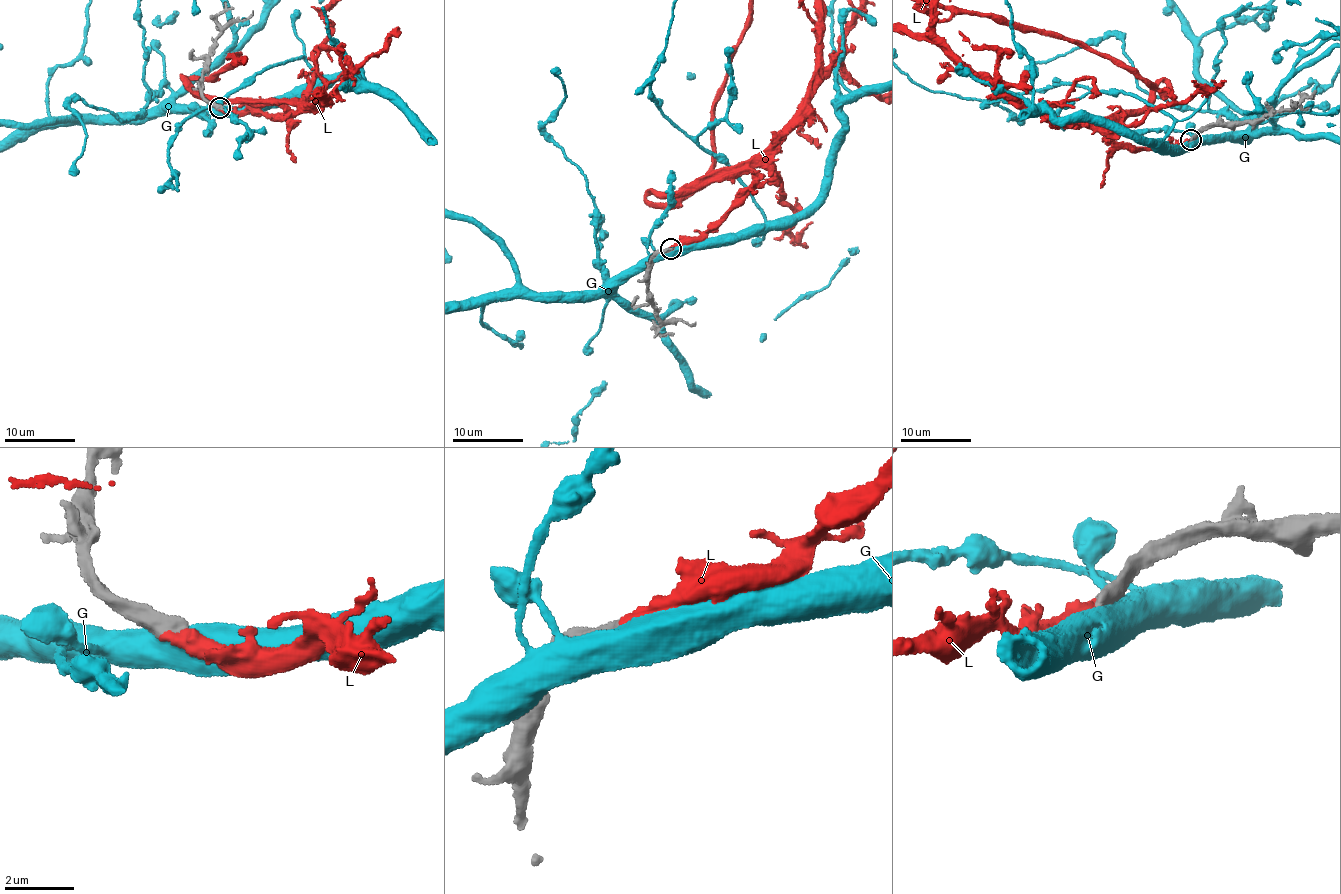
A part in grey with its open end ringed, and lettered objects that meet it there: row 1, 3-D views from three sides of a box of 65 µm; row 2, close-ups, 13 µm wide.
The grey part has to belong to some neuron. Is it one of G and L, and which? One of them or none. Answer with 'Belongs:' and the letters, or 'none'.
Belongs: L

